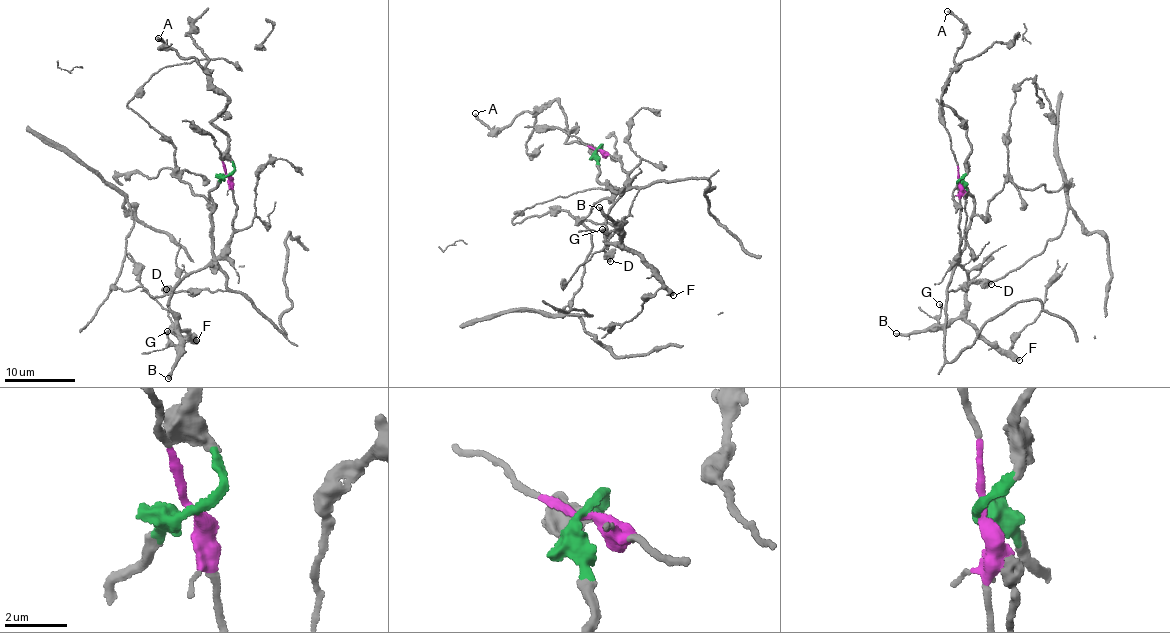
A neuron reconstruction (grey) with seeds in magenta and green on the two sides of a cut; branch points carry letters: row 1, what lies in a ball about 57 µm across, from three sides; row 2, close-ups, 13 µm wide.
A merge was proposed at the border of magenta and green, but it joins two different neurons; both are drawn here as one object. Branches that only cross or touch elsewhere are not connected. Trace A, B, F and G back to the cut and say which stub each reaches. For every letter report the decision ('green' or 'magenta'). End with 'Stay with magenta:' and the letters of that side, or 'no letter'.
A: green
B: magenta
F: magenta
G: magenta
Stay with magenta: B, F, G

